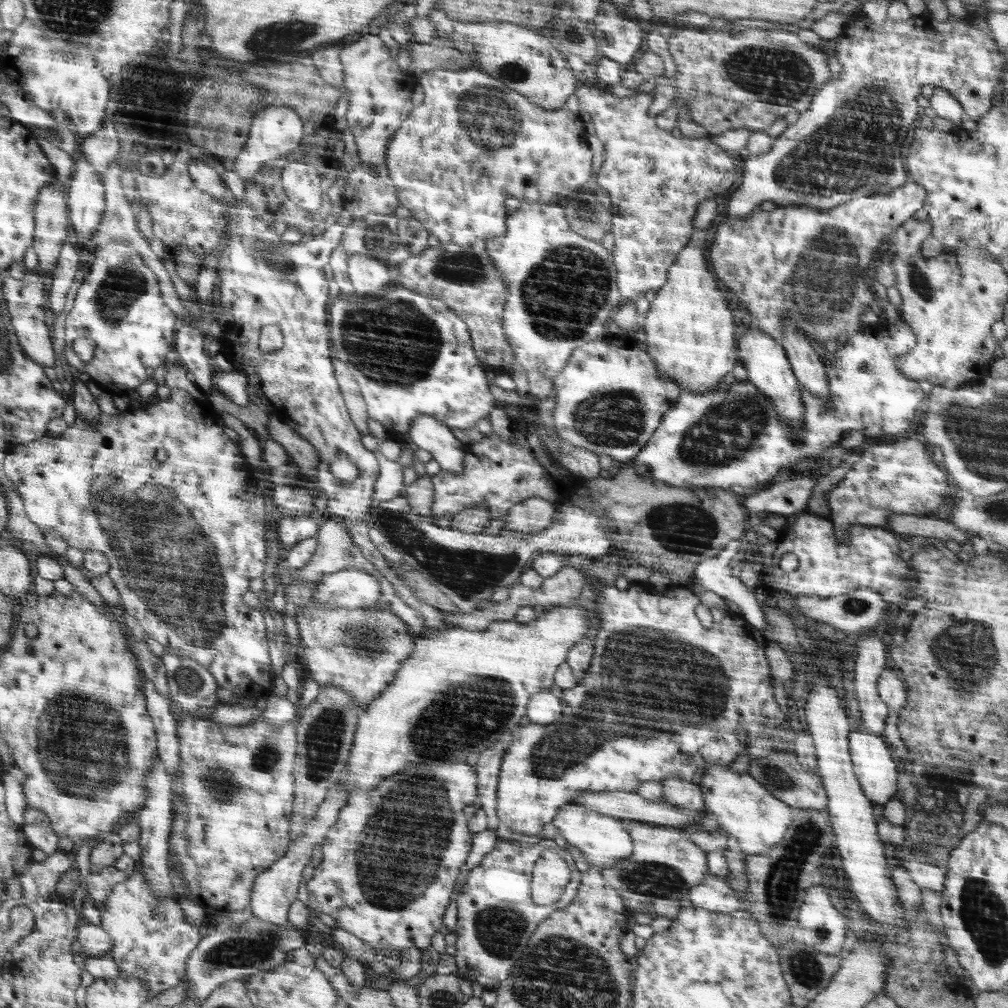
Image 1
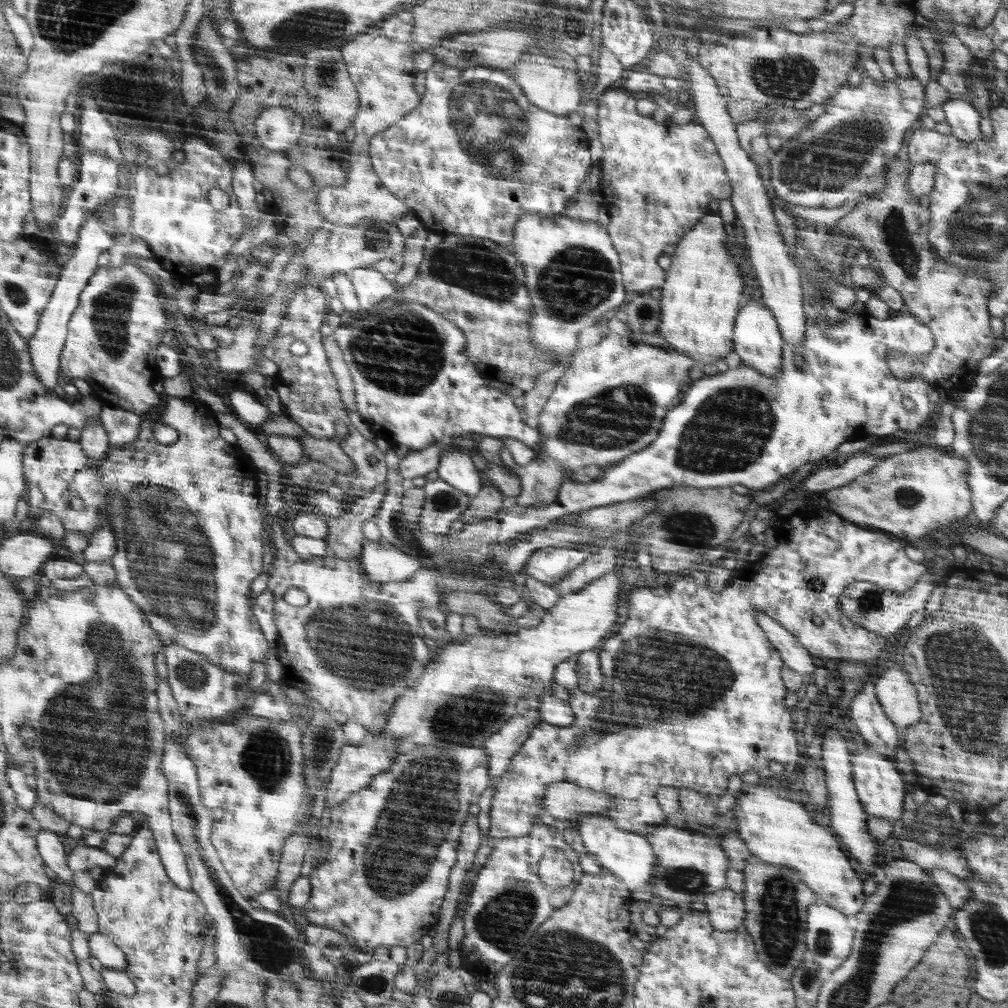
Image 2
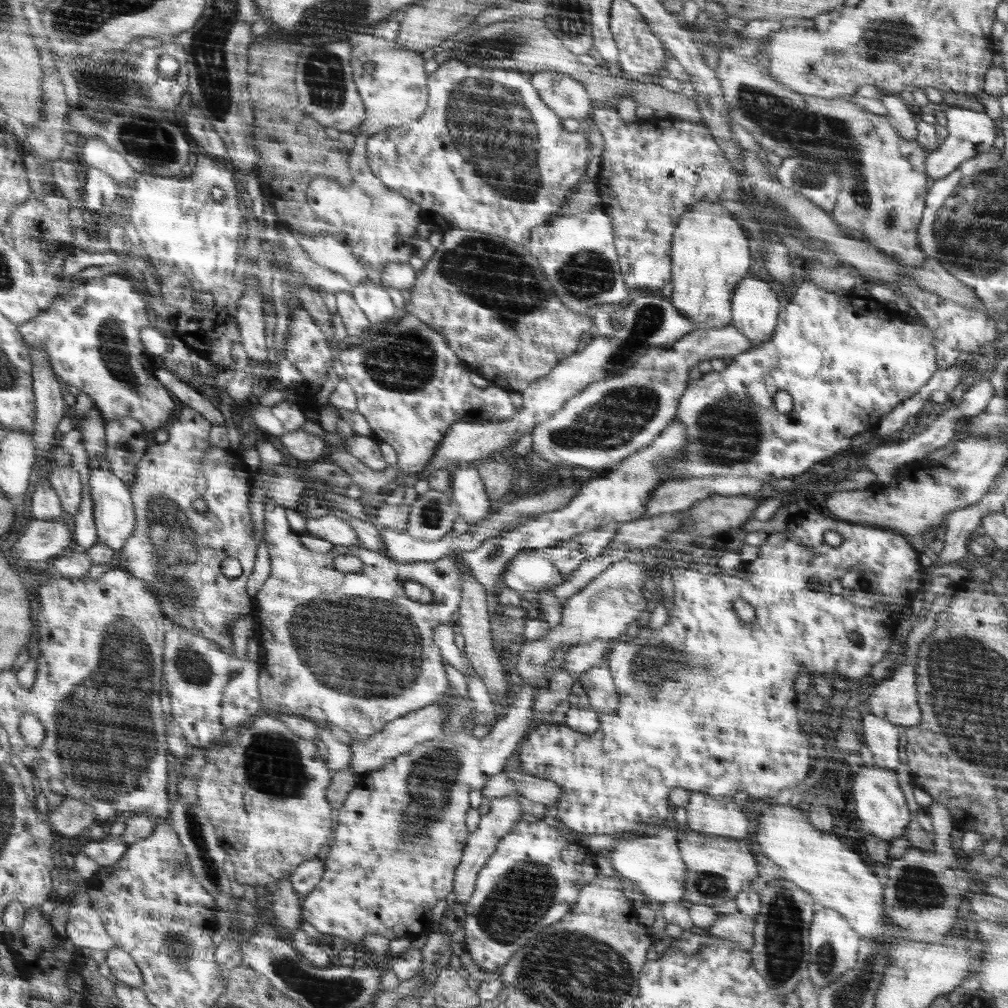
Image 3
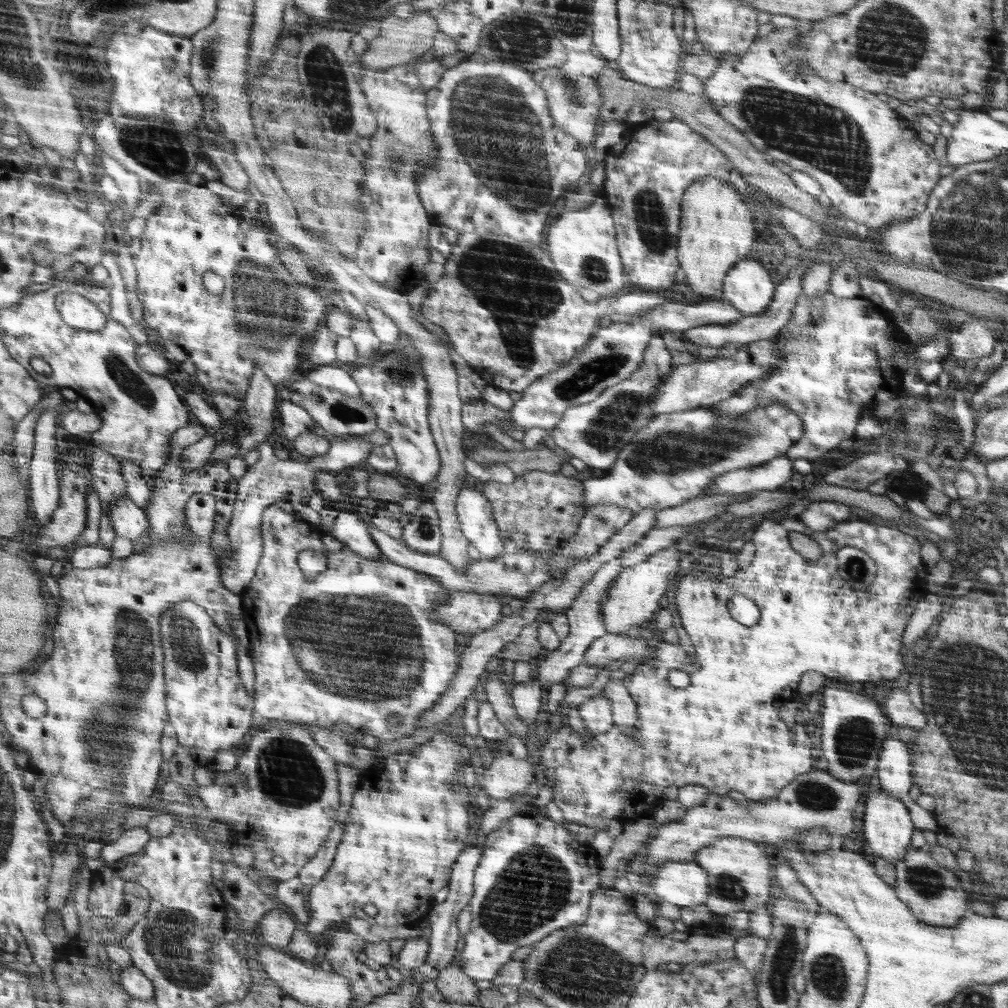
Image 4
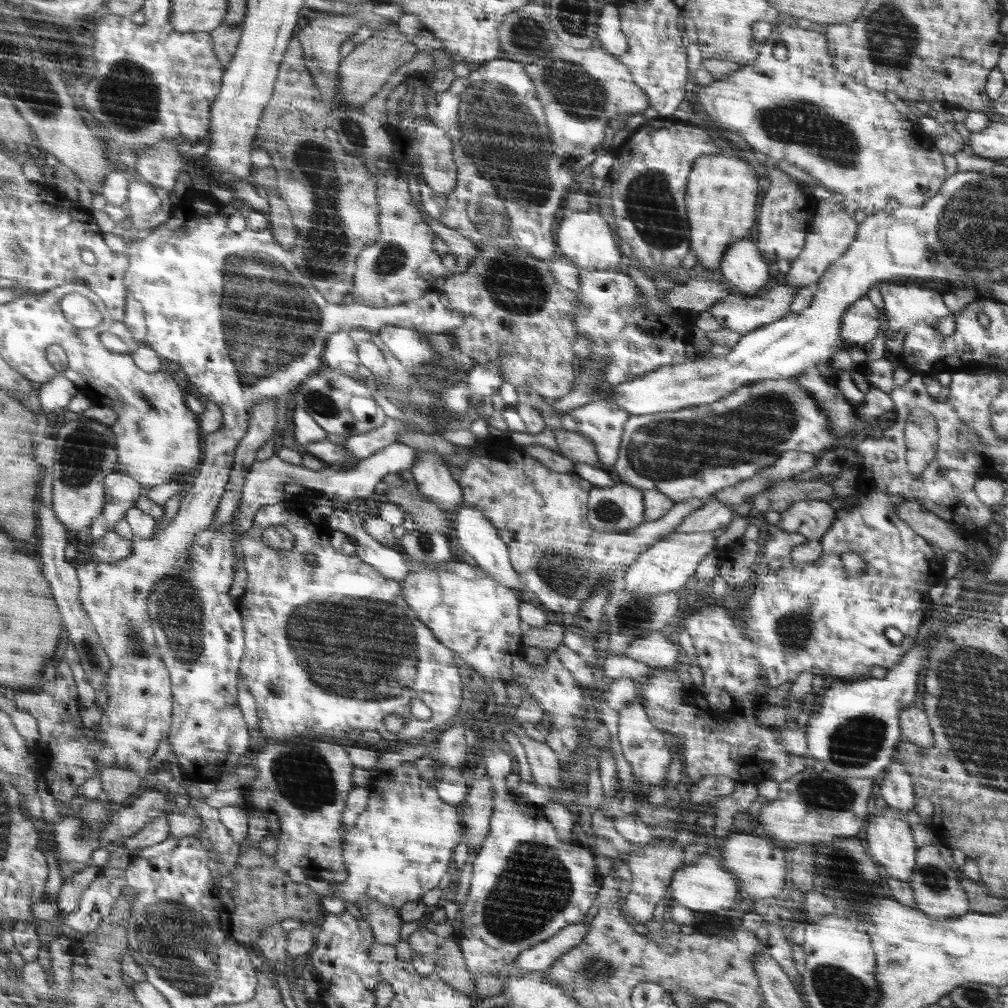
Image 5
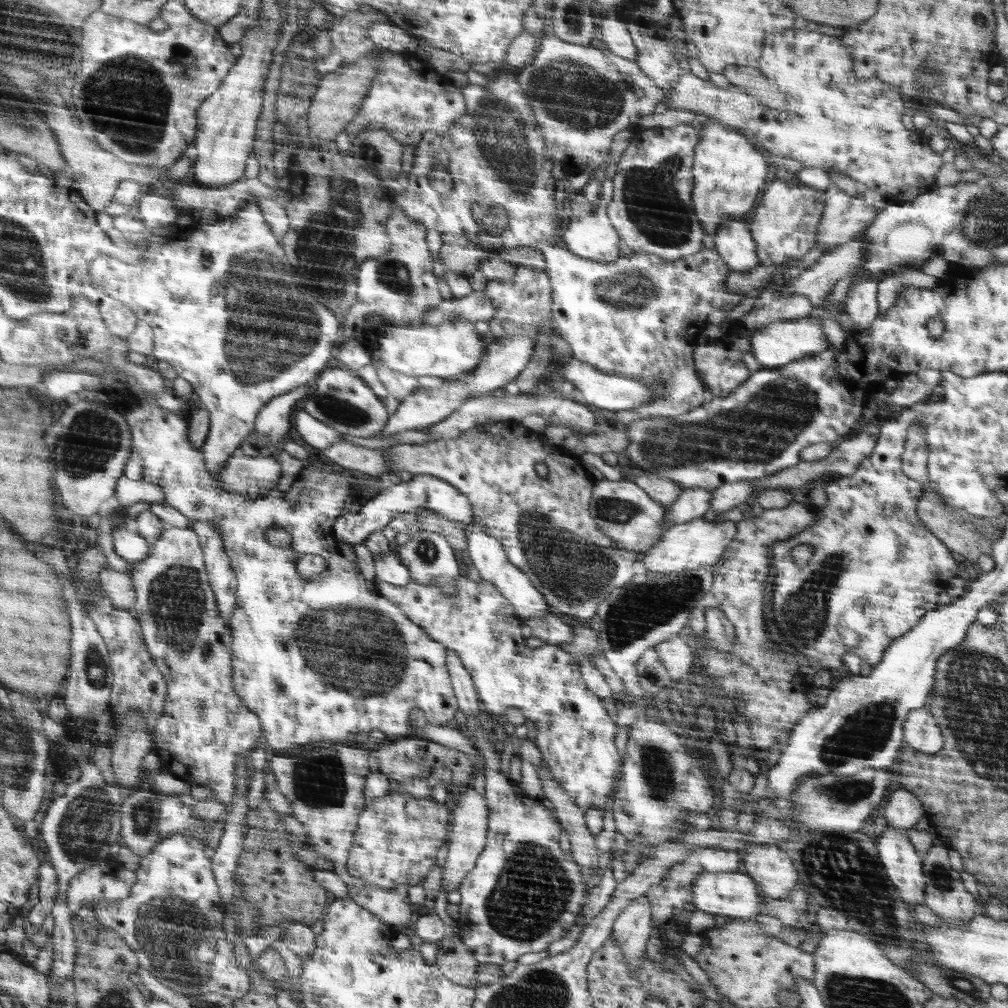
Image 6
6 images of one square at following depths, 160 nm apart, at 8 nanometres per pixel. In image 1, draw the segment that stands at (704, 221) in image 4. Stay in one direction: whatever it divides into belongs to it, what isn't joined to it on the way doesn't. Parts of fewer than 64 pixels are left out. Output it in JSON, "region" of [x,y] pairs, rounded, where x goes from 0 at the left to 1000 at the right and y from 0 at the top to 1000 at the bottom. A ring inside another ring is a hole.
{"region":[[[700,227],[688,232],[686,239],[674,250],[670,262],[666,264],[661,282],[653,287],[645,308],[639,313],[640,342],[647,358],[654,361],[659,374],[675,379],[678,388],[702,390],[712,385],[718,371],[730,363],[730,337],[728,337],[728,313],[716,296],[712,273],[706,272],[700,262]]]}

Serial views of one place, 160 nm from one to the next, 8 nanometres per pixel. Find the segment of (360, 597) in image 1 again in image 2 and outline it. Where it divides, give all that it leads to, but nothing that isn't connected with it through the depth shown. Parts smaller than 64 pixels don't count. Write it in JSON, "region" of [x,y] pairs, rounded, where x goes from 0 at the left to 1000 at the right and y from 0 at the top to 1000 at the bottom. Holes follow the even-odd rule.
{"region":[[[376,534],[374,538],[361,537],[358,558],[366,577],[399,577],[411,571],[420,554],[405,552],[382,534]]]}

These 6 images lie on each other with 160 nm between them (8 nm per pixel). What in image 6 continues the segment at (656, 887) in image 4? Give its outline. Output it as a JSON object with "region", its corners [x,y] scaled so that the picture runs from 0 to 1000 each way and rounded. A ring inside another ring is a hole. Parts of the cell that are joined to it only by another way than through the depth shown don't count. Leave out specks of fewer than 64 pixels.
{"region":[[[698,866],[688,880],[692,903],[737,914],[749,913],[754,907],[753,877],[744,868],[737,866]]]}

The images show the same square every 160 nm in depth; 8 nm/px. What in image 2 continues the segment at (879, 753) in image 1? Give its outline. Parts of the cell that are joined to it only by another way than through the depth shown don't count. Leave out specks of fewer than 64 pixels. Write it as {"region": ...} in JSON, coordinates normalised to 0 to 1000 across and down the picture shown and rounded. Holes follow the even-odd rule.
{"region":[[[861,740],[854,741],[845,749],[848,783],[851,785],[853,796],[863,810],[888,815],[896,809],[897,774],[893,772],[893,766],[885,755]]]}

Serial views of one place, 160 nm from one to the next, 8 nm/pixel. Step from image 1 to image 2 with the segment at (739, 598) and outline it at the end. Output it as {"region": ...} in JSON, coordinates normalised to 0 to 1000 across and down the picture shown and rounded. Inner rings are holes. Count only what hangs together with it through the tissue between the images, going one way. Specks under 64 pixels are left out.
{"region":[[[754,606],[750,612],[752,612],[753,621],[760,626],[766,642],[774,647],[781,663],[789,665],[798,671],[799,675],[807,671],[811,663],[806,658],[802,645],[790,636],[790,631],[784,629],[774,618],[762,612],[759,607]]]}

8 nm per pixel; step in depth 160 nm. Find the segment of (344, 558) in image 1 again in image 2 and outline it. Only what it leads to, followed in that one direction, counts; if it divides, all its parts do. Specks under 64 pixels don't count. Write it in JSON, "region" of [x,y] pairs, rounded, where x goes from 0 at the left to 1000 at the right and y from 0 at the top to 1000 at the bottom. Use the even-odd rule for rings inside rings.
{"region":[[[436,440],[425,442],[423,445],[406,448],[397,458],[394,466],[394,475],[410,475],[422,472],[433,466],[438,457],[439,444]],[[383,478],[372,482],[365,490],[356,493],[351,501],[345,502],[343,512],[324,513],[327,532],[321,533],[326,552],[335,554],[358,553],[362,532],[359,521],[363,515],[374,511],[384,487]]]}

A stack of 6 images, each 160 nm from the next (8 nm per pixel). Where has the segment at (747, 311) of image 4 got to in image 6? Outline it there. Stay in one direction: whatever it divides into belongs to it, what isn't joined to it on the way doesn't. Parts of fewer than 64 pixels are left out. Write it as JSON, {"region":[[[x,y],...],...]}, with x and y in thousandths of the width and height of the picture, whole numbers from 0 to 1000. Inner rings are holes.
{"region":[[[719,218],[713,222],[713,226],[707,235],[709,247],[713,249],[717,259],[724,264],[724,270],[736,270],[749,267],[753,263],[752,248],[748,232],[744,227],[742,218]]]}

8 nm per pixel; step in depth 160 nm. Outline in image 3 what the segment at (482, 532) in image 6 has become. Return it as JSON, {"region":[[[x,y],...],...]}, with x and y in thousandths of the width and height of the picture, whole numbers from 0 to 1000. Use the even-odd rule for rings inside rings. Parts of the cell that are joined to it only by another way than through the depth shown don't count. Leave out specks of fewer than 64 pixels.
{"region":[[[470,459],[458,460],[458,462],[452,464],[451,468],[447,474],[447,497],[455,508],[456,513],[460,514],[466,521],[474,521],[487,511],[488,498],[486,498],[482,490],[478,475],[474,471],[473,463]]]}

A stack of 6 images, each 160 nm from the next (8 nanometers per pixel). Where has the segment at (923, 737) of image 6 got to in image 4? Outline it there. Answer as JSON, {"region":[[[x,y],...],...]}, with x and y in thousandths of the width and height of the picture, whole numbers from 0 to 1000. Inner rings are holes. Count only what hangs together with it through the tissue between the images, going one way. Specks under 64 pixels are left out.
{"region":[[[888,683],[875,694],[876,704],[884,713],[887,721],[900,720],[914,723],[919,720],[920,710],[907,701],[901,688],[895,683]]]}

